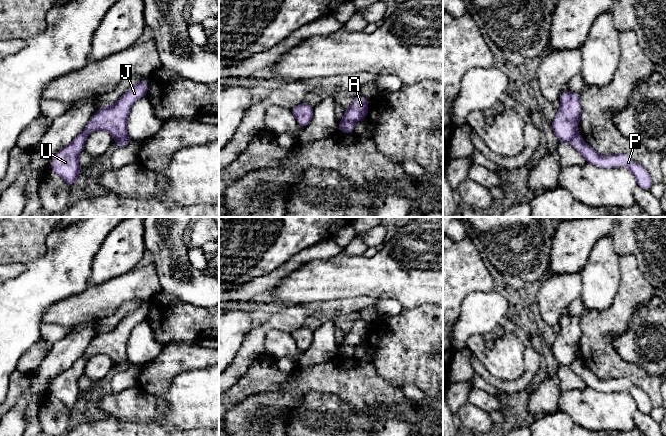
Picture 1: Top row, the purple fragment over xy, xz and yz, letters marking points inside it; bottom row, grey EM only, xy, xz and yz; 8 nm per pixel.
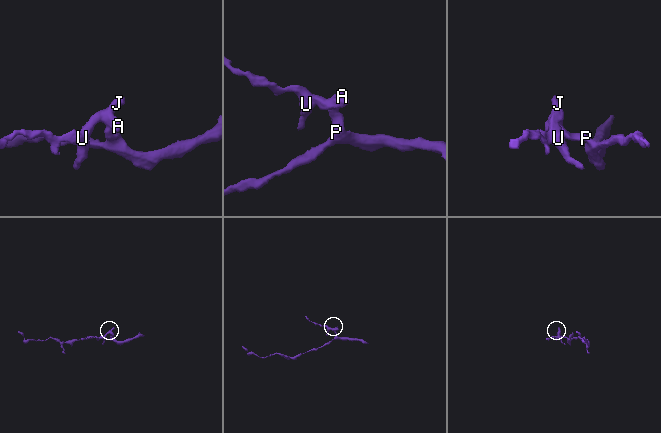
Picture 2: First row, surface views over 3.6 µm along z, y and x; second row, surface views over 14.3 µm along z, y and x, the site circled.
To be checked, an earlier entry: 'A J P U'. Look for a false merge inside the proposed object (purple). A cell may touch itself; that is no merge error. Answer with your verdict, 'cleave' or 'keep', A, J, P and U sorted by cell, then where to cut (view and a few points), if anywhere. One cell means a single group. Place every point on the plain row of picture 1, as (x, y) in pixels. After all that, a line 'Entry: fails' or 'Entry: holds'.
cleave; A J U / P; cut in xy along (115, 362), (127, 362), (131, 365)
Entry: fails

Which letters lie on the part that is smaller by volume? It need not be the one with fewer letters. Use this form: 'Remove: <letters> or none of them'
Remove: A, J, U

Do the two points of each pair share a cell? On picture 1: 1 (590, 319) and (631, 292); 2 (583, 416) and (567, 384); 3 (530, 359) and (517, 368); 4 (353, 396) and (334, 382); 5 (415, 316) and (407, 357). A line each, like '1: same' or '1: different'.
1: same
2: different
3: different
4: same
5: same

